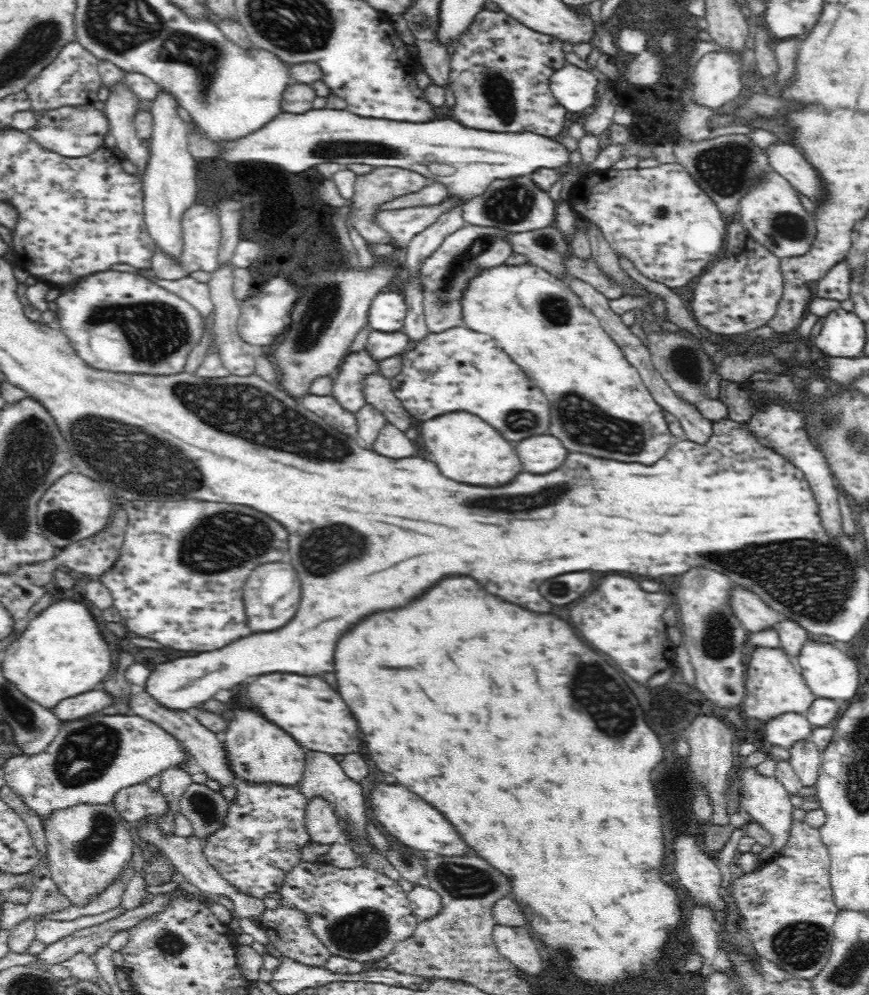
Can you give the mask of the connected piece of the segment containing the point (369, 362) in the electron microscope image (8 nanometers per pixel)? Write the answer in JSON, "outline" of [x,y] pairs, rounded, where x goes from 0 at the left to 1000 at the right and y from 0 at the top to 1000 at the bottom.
{"outline":[[[420,350],[400,354],[384,378],[382,398],[400,414],[412,414],[422,404],[418,382],[430,376],[437,377],[438,363],[433,362]]]}

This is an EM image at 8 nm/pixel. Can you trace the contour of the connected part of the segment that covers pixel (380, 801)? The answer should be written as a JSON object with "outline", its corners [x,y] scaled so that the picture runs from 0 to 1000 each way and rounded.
{"outline":[[[437,784],[422,806],[426,806],[428,818],[440,828],[440,832],[446,838],[456,840],[456,844],[463,846],[463,849],[487,856],[497,856],[509,861],[543,860],[539,852],[534,852],[534,844],[529,844],[529,840],[520,836],[520,828],[516,828],[516,824],[511,824],[511,820],[506,820],[502,812],[493,810],[493,806],[483,804],[483,800],[474,798],[470,792],[453,790]]]}

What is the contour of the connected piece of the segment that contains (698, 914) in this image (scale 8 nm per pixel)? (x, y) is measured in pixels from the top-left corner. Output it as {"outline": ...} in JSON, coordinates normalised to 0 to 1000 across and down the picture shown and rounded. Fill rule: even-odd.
{"outline":[[[801,910],[793,921],[791,930],[796,944],[794,950],[810,963],[804,979],[812,984],[820,977],[819,966],[827,956],[826,939],[823,936],[826,930],[822,926],[819,916],[812,911]]]}

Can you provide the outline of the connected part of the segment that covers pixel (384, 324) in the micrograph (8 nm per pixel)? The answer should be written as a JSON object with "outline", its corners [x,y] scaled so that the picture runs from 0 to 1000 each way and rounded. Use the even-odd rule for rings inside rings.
{"outline":[[[458,293],[435,295],[425,310],[423,322],[430,333],[456,334],[465,328],[467,301]]]}

